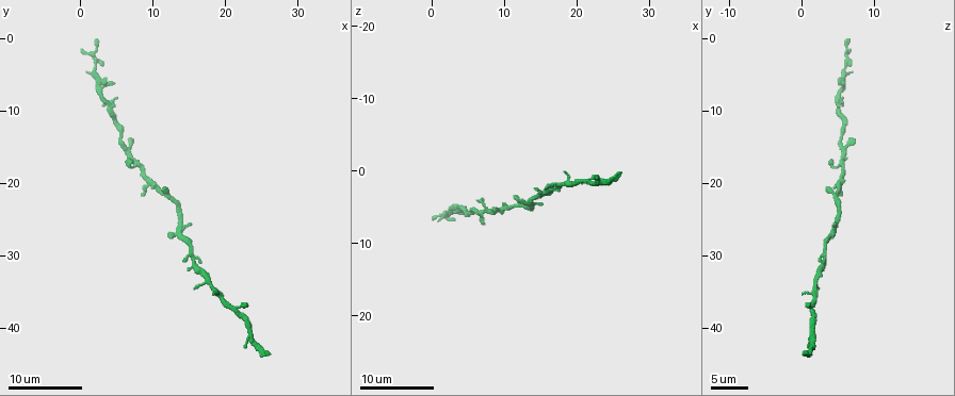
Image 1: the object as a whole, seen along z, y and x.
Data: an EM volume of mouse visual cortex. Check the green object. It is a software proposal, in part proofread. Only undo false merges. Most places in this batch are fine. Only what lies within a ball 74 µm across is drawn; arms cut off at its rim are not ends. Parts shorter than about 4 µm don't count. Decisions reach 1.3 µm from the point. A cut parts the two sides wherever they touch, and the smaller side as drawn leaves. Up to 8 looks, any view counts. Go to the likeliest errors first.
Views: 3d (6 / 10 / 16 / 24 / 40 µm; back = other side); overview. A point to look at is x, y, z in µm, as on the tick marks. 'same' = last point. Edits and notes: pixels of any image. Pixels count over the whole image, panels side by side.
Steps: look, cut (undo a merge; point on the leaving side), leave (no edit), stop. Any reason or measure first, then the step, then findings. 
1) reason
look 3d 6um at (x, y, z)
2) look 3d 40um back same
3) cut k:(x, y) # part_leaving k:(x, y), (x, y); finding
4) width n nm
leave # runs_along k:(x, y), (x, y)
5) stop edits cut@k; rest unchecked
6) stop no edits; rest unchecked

two arms in line, one across
look 3d 10um at (18.0, 34.0, 2.0)

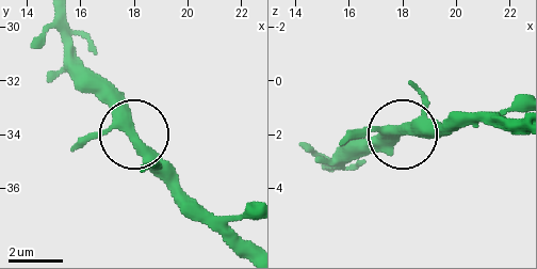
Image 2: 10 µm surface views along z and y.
arms 3
leave # one neuron here

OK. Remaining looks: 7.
three arms meet
look 3d 6um at (2.0, 5.0, 6.0)

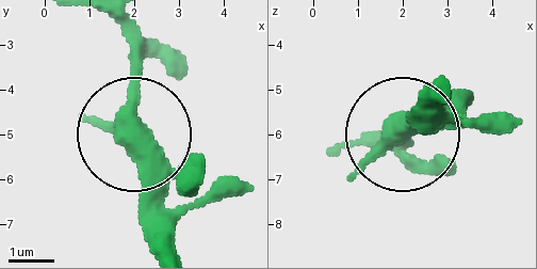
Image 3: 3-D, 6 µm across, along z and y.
arms 3
leave # runs_along 3:(176, 249), (130, 122), (130, 22); one neuron here

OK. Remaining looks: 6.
look 3d 6um at (13.0, 22.5, 5.0)

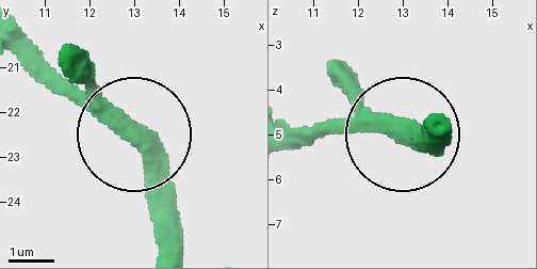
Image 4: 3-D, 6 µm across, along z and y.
look 3d 6um back at (13.10, 22.50, 4.90)

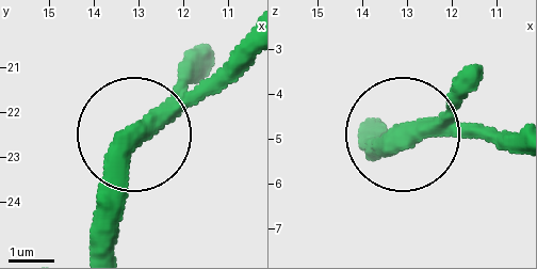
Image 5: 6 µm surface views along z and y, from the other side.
leave # all the same neuron

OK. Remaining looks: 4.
a narrow waist
look 3d 10um at (5.5, 14.0, 5.5)

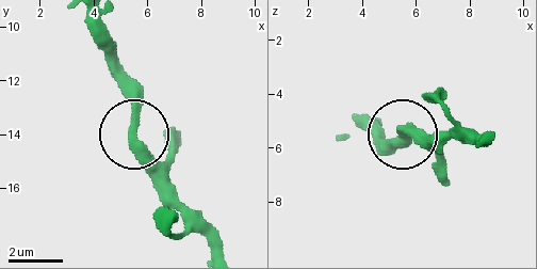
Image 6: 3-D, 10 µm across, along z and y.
width 310 nm
leave # continuous, no second neuron

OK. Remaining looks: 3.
stop no edits; rest unchecked

